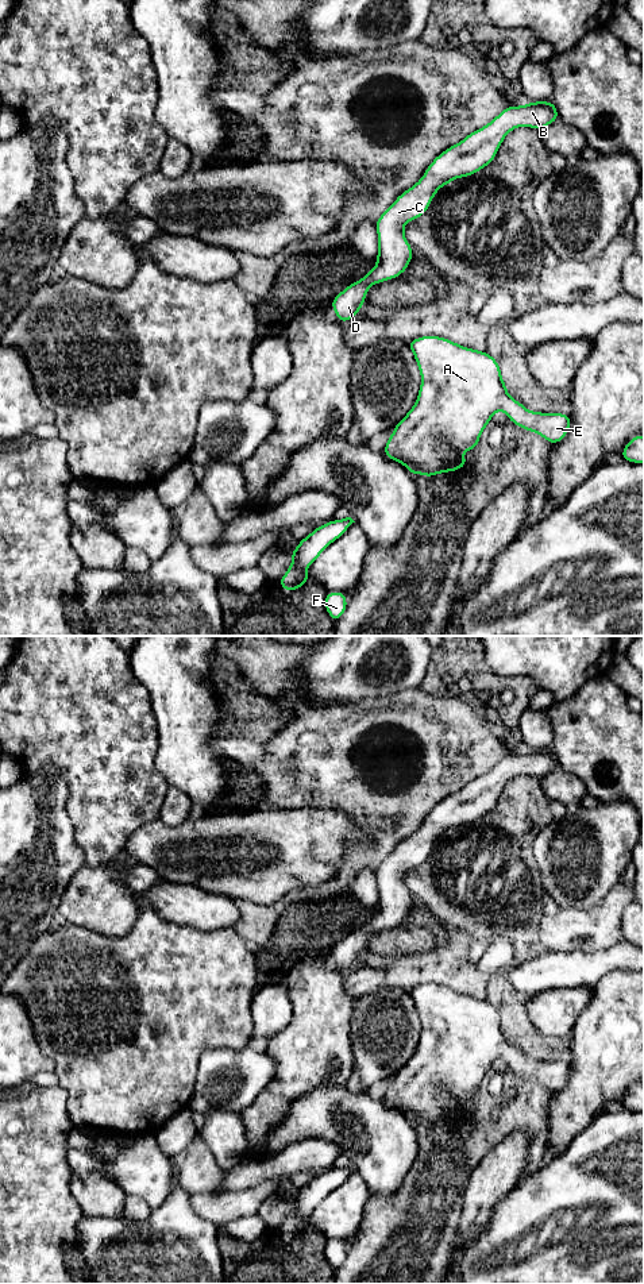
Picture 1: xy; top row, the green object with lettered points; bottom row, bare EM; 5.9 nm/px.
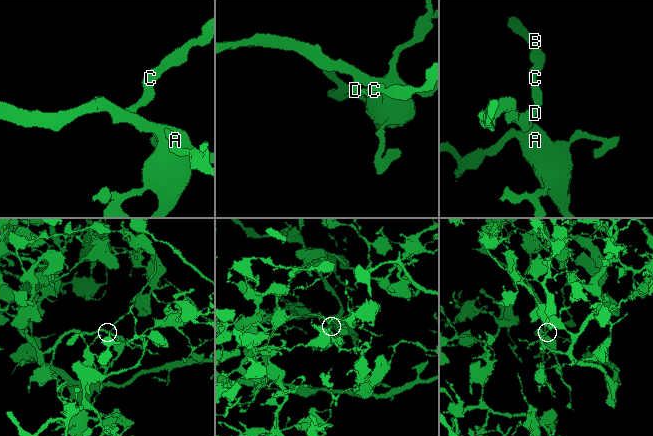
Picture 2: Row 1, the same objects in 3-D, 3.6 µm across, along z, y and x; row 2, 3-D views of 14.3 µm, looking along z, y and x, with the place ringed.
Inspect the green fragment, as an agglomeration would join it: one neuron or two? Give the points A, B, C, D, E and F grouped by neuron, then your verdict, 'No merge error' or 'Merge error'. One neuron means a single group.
Groups: A B C D E F. No merge error

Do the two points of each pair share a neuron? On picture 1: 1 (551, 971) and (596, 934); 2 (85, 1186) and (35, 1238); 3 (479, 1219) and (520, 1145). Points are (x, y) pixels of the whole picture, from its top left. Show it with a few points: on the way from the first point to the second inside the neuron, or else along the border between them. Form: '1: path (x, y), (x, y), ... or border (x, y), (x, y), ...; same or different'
1: border (608, 947), (589, 951), (547, 952); different
2: border (72, 1172), (70, 1192), (84, 1214); different
3: path (481, 1200), (488, 1183), (505, 1164); same

